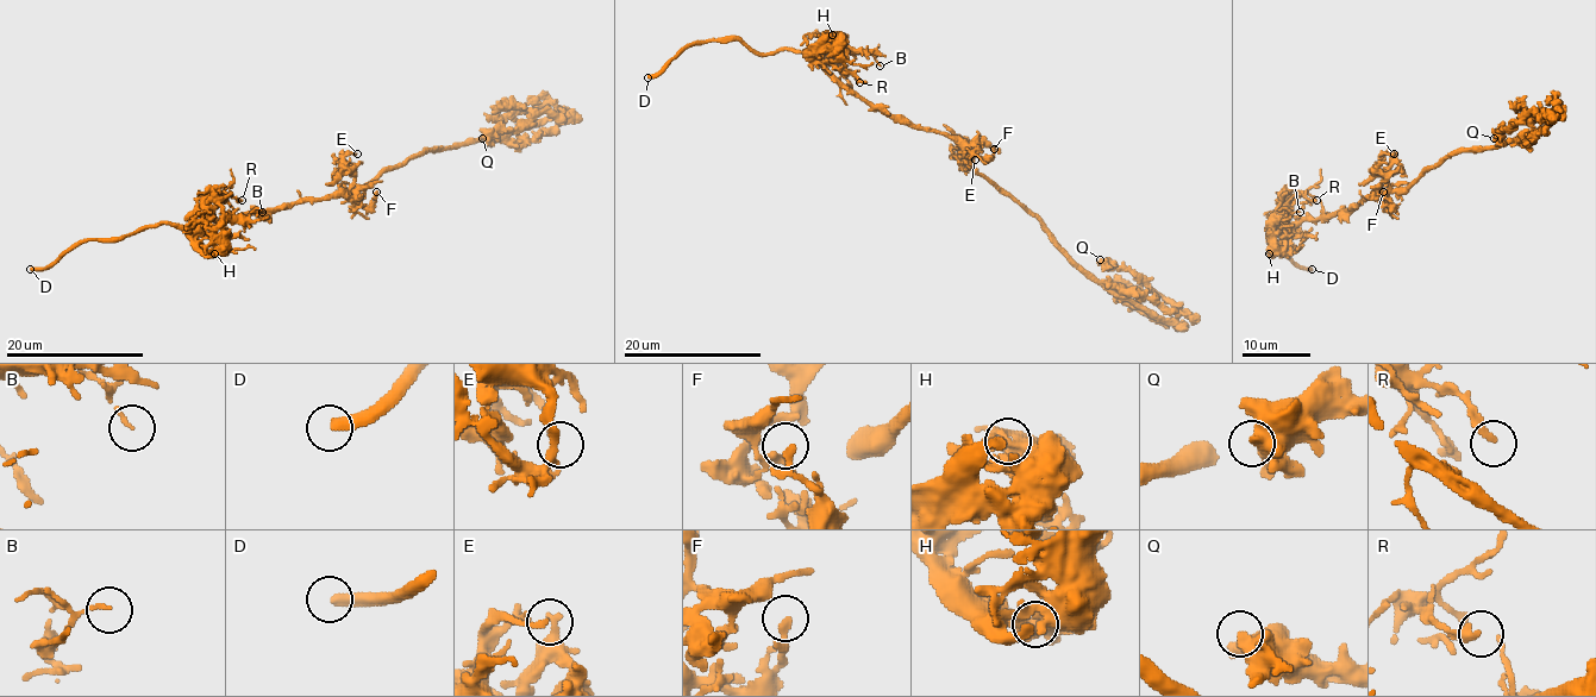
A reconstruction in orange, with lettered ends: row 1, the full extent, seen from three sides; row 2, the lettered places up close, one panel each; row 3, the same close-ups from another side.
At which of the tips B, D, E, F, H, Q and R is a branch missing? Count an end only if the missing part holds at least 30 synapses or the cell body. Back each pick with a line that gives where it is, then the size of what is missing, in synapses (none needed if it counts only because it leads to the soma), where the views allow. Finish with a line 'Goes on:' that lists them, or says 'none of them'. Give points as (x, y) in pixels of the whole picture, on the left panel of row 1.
D: (30, 269)
Goes on: D

